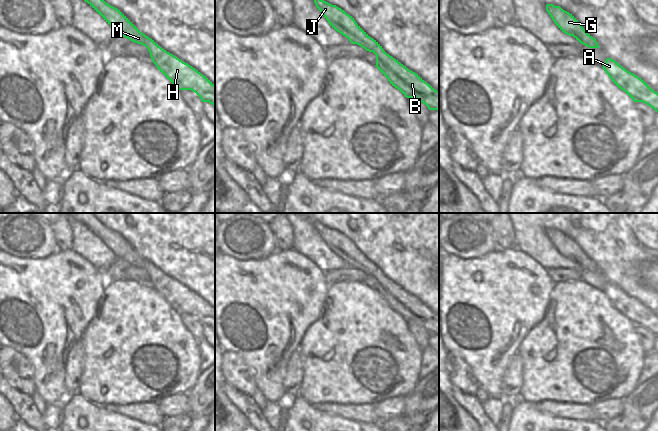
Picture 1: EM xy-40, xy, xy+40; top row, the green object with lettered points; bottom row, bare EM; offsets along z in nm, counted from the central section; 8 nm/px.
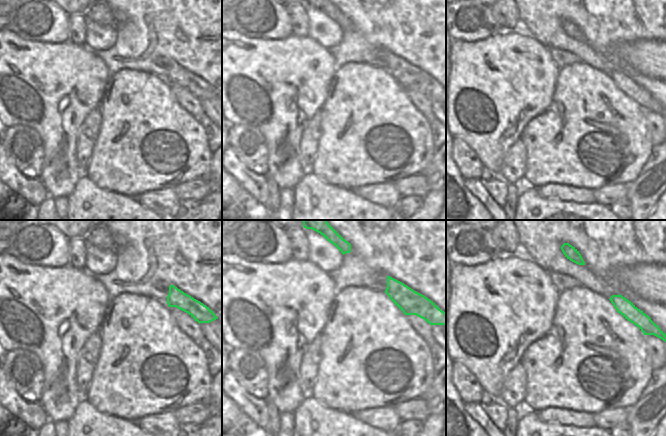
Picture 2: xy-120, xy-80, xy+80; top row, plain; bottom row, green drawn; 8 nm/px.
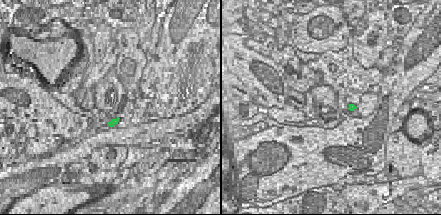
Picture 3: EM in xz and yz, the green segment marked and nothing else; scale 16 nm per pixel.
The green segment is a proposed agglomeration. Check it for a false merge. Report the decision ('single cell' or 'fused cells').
single cell

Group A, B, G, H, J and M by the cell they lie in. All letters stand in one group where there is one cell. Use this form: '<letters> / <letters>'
A B G H J M

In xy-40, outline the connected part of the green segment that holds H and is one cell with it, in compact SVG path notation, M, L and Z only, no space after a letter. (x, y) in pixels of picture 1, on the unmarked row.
M66 213L87 226L115 255L145 270L158 294L179 314L195 316L202 326L215 330L215 309L198 294L161 272L143 258L120 234L106 227L93 213Z

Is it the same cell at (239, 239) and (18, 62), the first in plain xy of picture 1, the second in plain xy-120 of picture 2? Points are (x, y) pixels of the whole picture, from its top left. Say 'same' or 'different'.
different

